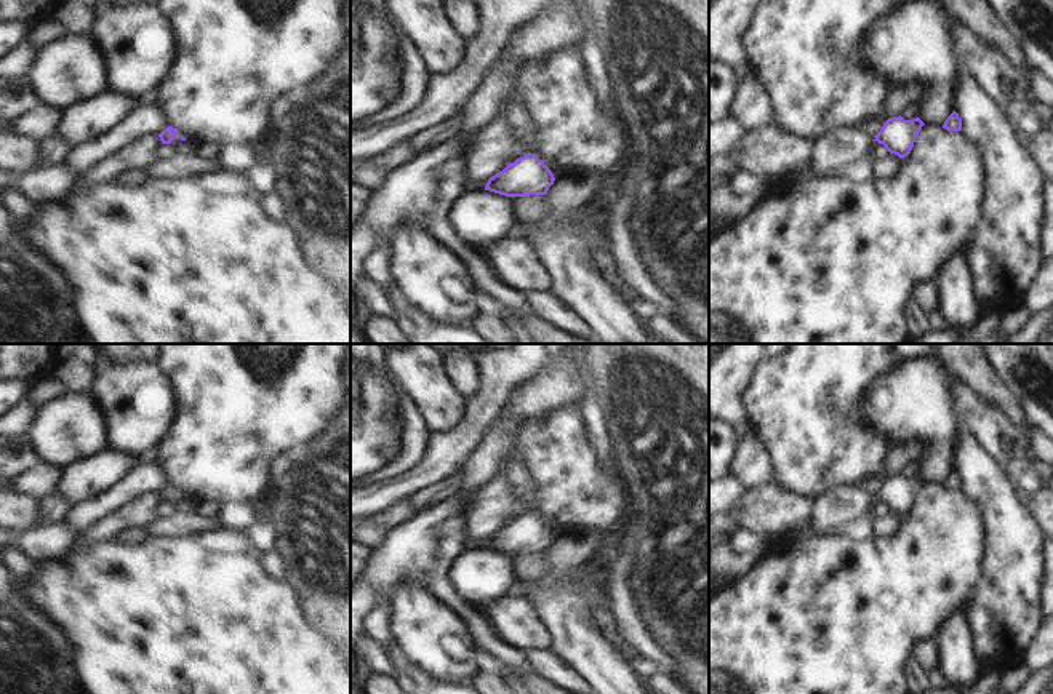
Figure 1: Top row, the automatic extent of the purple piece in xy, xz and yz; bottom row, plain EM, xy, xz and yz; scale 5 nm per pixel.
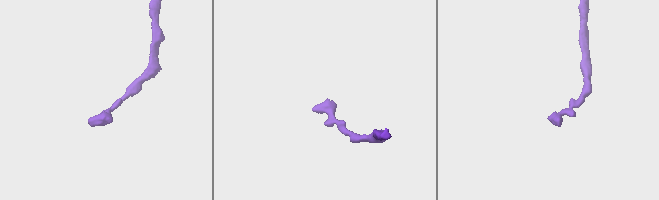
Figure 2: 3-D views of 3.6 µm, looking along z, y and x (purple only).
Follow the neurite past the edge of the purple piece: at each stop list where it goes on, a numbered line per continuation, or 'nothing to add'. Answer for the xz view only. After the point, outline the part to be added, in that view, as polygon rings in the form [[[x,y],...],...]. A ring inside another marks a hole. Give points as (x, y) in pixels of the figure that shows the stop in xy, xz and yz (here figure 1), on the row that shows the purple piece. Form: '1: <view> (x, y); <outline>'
1: xz (516, 114); [[[510,98],[506,107],[506,120],[512,126],[515,136],[528,146],[528,152],[536,155],[536,144],[533,141],[533,125],[523,104]]]

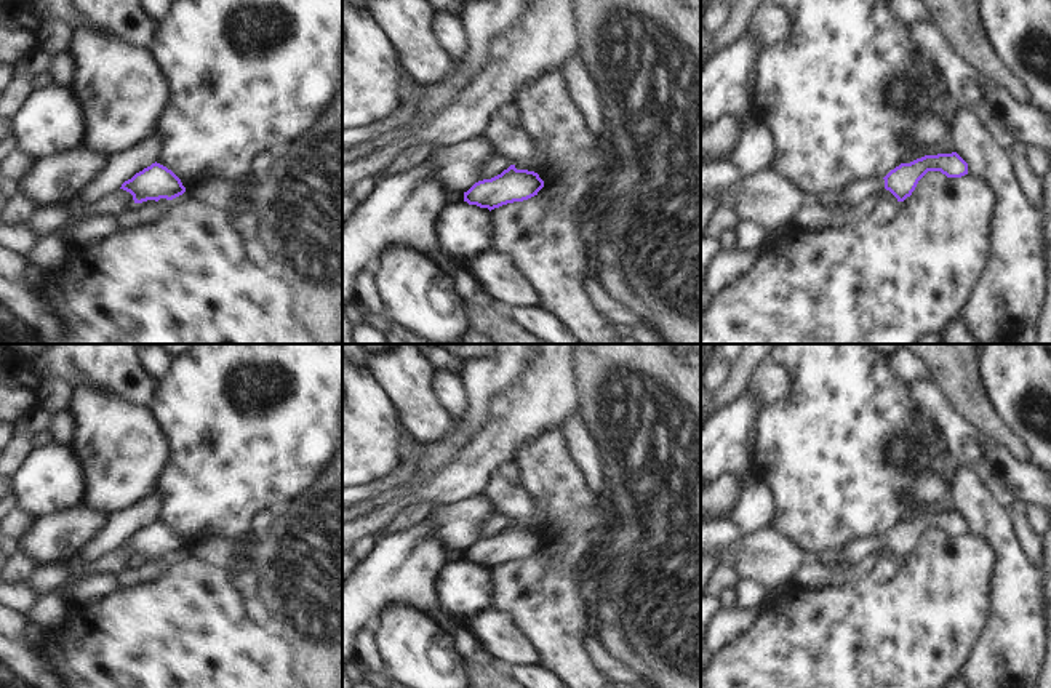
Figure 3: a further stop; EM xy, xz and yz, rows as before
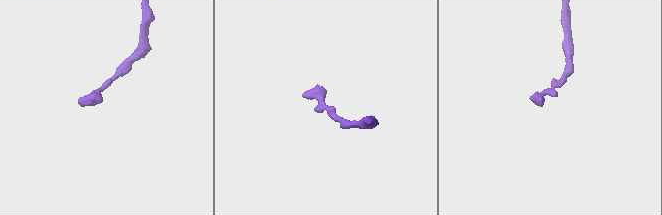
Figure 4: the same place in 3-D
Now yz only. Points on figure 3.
1: yz (855, 194); [[[885,179],[856,181],[846,186],[840,194],[819,195],[817,203],[824,208],[835,210],[837,206],[861,206],[870,197],[878,195],[885,189]]]

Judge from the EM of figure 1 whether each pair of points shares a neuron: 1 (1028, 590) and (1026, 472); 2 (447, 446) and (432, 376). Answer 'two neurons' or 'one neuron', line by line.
1: two neurons
2: two neurons

